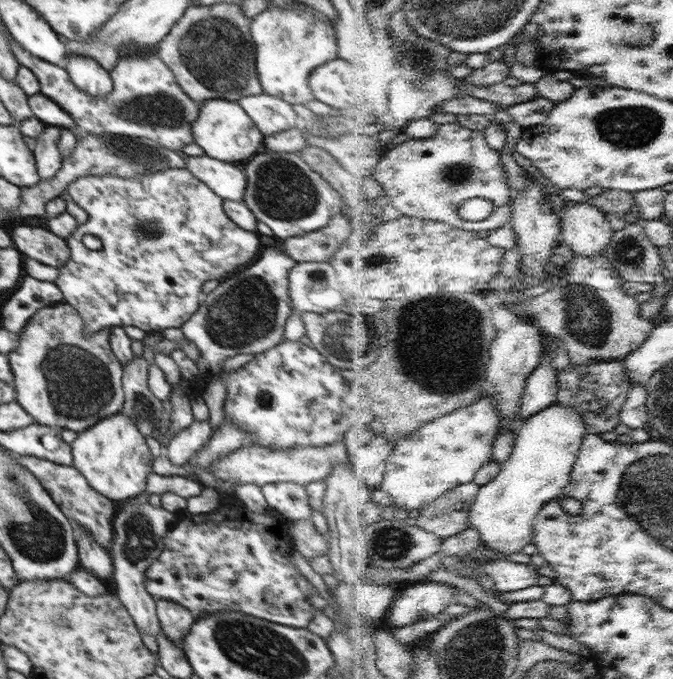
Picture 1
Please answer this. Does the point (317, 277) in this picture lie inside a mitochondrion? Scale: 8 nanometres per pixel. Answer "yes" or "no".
yes

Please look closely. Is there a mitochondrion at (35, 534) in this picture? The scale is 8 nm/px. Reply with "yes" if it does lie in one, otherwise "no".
yes

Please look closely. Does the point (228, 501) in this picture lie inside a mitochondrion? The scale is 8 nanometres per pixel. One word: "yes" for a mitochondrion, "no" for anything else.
no

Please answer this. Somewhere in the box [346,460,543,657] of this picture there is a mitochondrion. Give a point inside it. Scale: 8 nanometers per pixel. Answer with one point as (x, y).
(388, 542)

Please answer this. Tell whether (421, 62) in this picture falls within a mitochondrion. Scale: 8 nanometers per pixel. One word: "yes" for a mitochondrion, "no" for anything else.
yes

